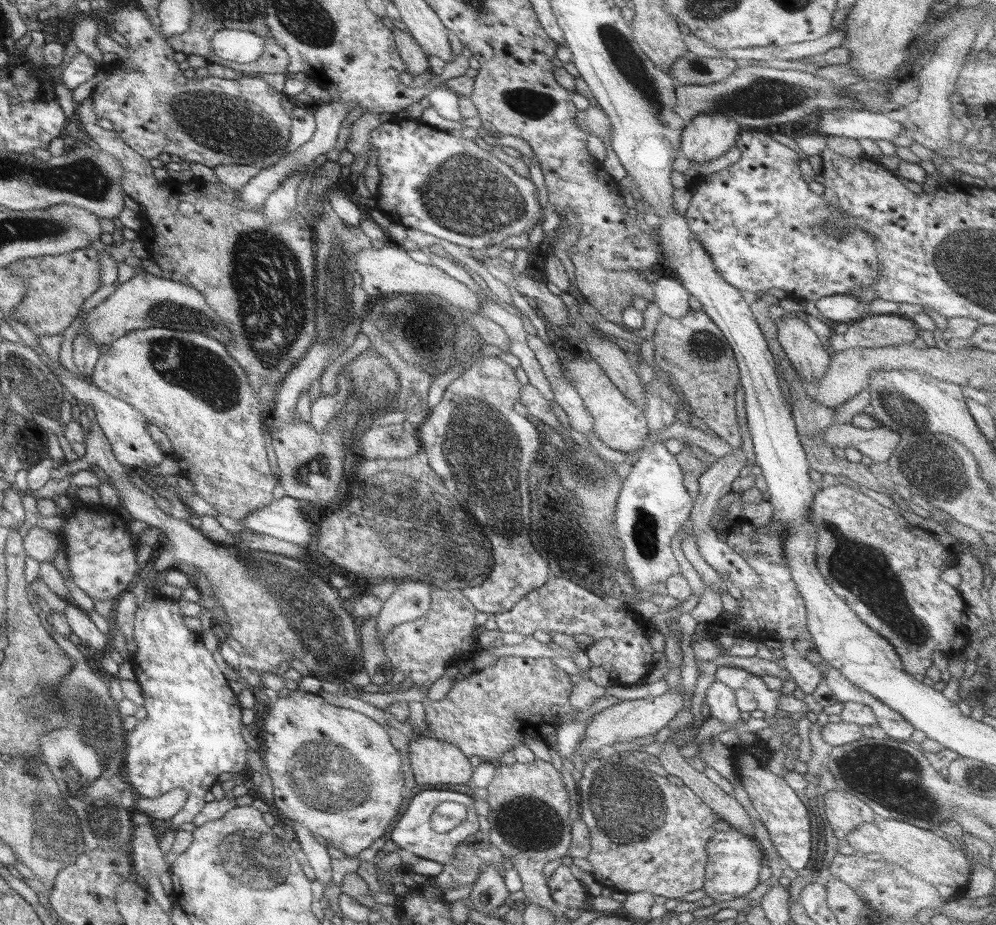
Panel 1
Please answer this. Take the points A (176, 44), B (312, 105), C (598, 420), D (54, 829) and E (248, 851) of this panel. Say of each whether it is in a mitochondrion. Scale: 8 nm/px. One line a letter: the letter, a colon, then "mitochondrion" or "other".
A: other
B: other
C: other
D: mitochondrion
E: mitochondrion

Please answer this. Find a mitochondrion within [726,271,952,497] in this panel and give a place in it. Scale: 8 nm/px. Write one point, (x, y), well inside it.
(908, 412)

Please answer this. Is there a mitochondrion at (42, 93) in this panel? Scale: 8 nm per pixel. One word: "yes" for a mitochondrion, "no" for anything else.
no

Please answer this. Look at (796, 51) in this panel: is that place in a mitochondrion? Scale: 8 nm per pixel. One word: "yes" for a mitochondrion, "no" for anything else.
no

